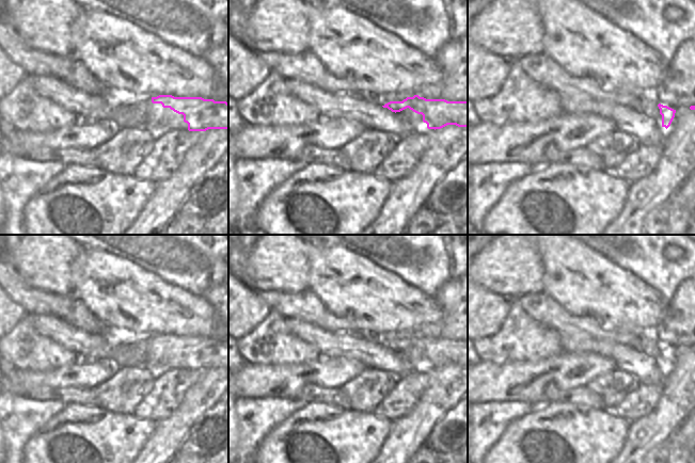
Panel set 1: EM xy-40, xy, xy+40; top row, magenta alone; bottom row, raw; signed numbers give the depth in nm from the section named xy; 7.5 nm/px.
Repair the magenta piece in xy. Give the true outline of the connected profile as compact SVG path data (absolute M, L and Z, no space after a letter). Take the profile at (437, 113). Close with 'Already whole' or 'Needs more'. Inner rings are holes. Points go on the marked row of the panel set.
M414 95L382 107L405 118L412 131L435 131L447 125L468 128L468 101L426 99Z. Needs more

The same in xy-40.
M159 95L132 103L146 117L145 130L155 138L174 129L228 130L228 103L202 97Z. Needs more

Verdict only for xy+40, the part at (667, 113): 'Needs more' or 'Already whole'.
Needs more

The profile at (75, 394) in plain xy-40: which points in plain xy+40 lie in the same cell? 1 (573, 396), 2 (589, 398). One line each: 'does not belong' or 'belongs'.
1: belongs
2: belongs

